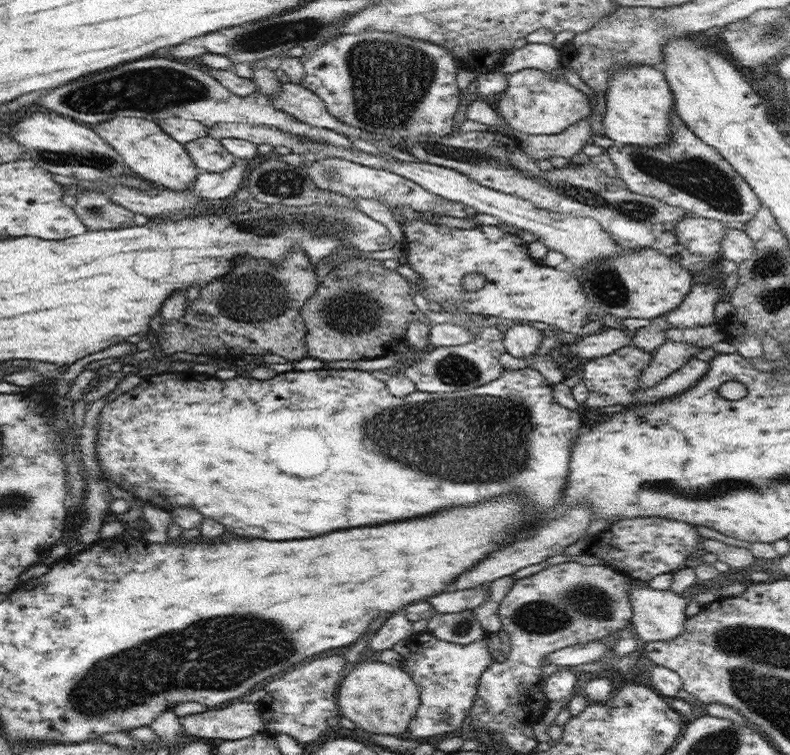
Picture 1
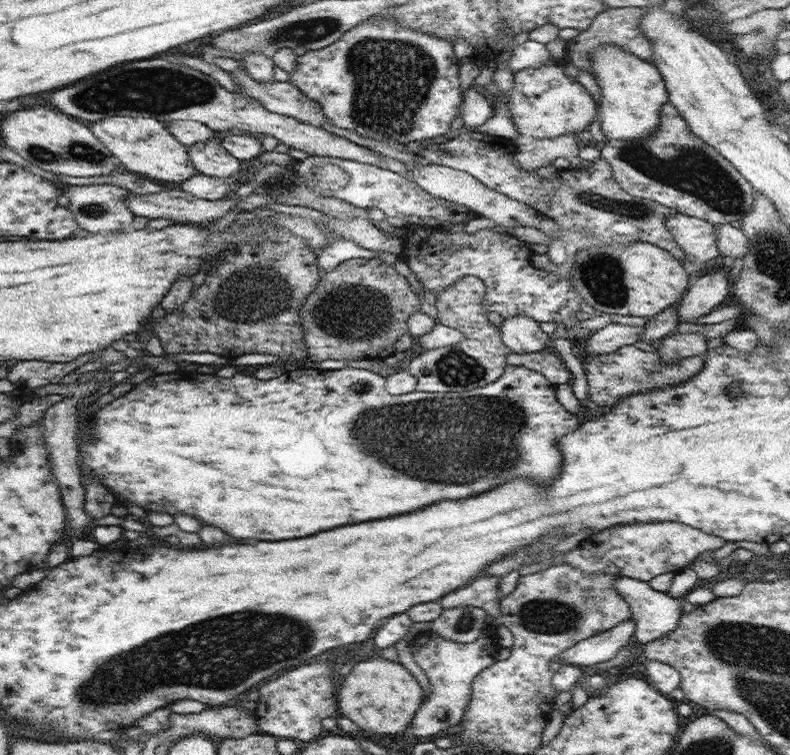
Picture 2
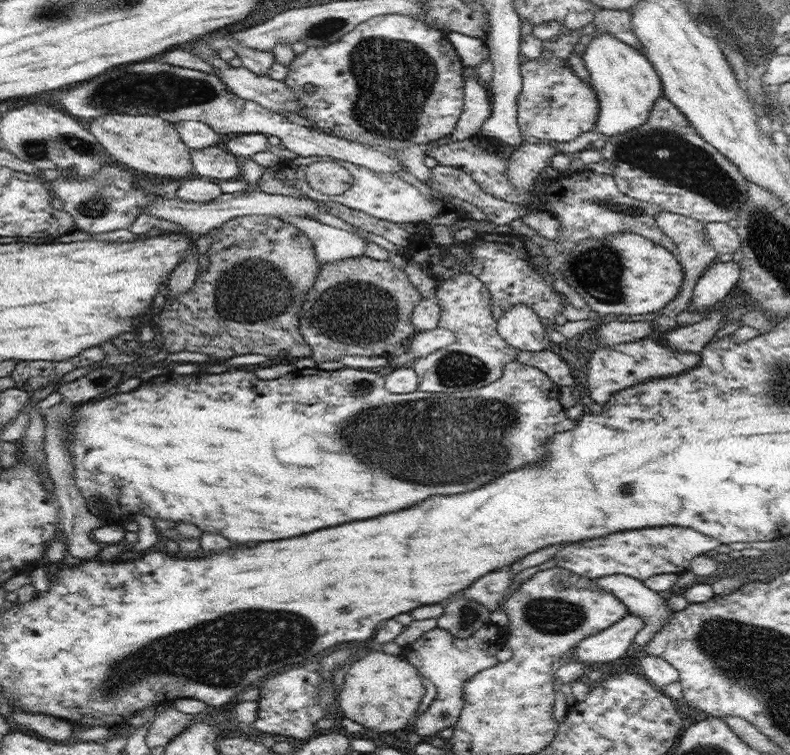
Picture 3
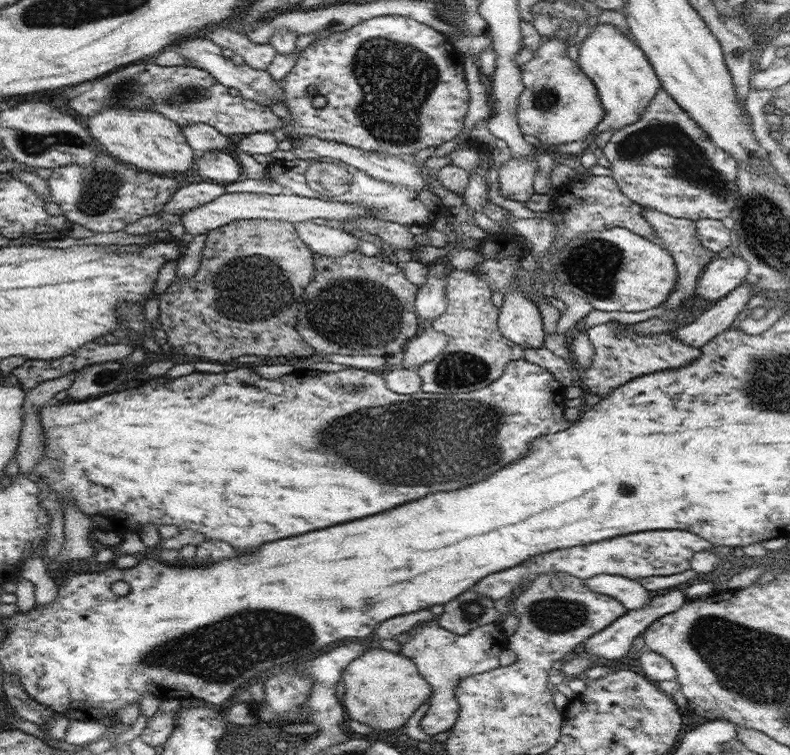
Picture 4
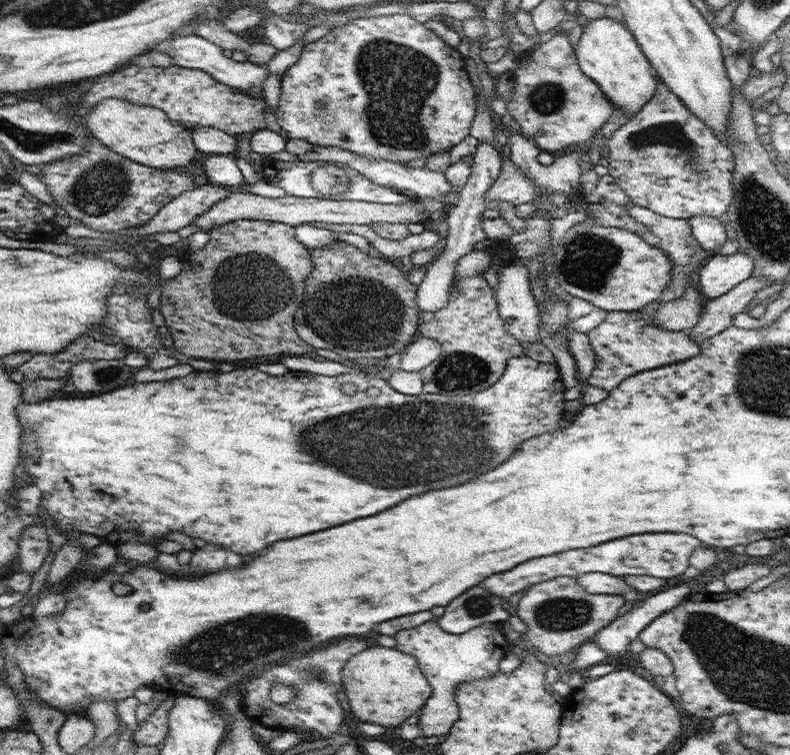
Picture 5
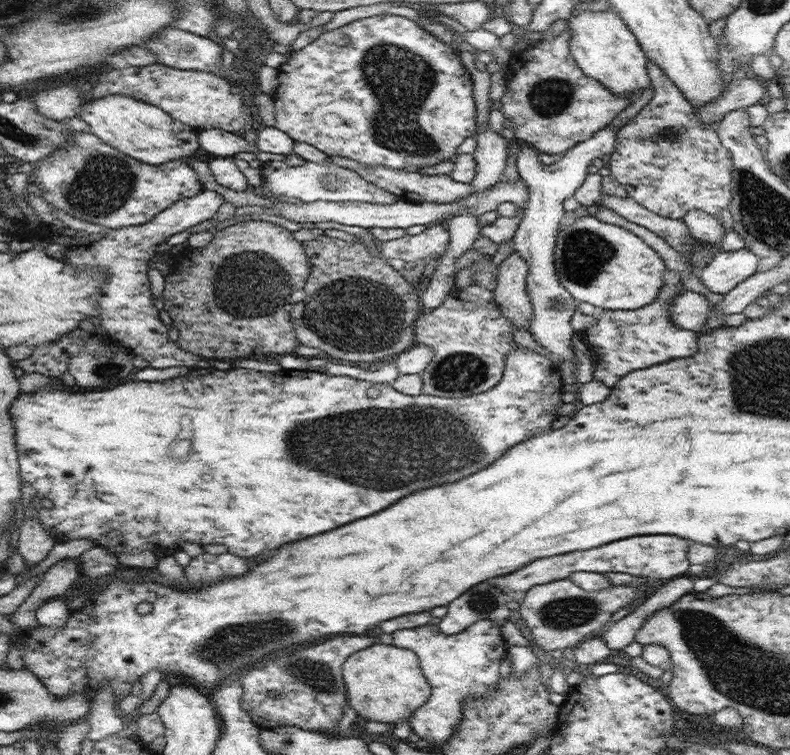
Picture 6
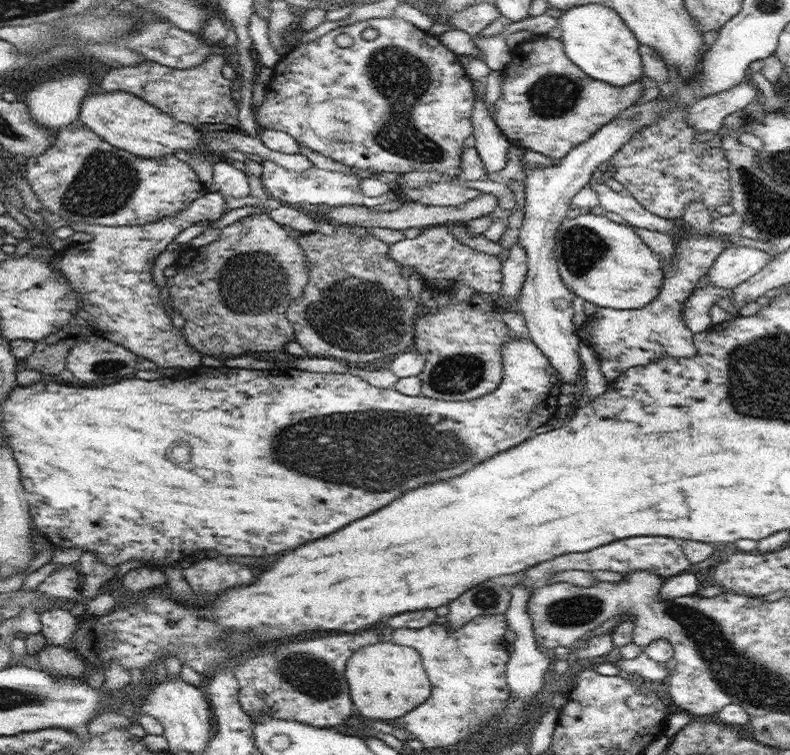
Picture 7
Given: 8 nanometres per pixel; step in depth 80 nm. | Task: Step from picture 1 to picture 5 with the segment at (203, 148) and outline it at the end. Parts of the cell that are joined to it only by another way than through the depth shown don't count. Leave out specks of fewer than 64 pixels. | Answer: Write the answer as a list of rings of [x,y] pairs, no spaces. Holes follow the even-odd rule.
[[[214,154],[204,161],[203,168],[207,178],[214,185],[229,189],[239,189],[244,185],[244,177],[231,155]]]

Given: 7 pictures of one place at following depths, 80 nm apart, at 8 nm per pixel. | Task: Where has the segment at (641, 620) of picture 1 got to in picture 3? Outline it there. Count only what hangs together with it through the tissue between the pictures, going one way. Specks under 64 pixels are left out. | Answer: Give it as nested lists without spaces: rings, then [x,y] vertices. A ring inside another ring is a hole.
[[[611,574],[601,576],[596,579],[597,585],[602,589],[612,594],[615,594],[633,615],[638,615],[643,618],[643,629],[634,636],[634,642],[641,647],[646,648],[647,644],[651,641],[654,633],[657,633],[666,621],[669,621],[669,616],[674,612],[667,605],[666,599],[660,597],[660,594],[651,588],[648,588],[644,581],[638,580],[632,576],[625,574]]]

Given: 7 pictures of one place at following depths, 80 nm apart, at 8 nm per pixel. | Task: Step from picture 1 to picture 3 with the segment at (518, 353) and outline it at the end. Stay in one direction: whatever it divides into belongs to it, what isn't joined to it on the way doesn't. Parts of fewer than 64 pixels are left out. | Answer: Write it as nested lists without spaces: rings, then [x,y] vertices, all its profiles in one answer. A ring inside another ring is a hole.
[[[518,303],[497,320],[497,331],[508,344],[521,351],[550,349],[553,343],[540,320],[539,314],[527,304]]]

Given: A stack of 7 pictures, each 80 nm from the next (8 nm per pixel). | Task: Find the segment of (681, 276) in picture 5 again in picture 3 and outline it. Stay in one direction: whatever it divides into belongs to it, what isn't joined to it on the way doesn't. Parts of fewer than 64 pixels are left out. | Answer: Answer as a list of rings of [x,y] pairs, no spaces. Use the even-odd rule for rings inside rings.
[[[660,211],[656,215],[656,224],[670,240],[674,241],[676,248],[678,249],[677,257],[683,268],[683,281],[678,293],[664,308],[660,311],[660,317],[652,320],[653,322],[653,336],[663,336],[664,334],[670,332],[672,329],[678,328],[680,326],[676,322],[676,315],[684,310],[688,310],[689,304],[693,295],[694,287],[702,276],[705,269],[709,267],[712,260],[719,256],[708,242],[705,235],[704,222],[699,220],[694,220],[689,216],[682,216],[681,214],[676,214],[668,211]]]

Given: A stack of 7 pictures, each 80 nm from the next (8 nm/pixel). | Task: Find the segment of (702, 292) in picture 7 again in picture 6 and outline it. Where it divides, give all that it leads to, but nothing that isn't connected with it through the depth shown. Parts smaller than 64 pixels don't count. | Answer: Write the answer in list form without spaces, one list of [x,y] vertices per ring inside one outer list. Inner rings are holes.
[[[686,288],[680,290],[676,298],[673,298],[669,308],[670,318],[675,325],[693,330],[698,334],[707,323],[709,312],[711,312],[711,306],[708,299]]]

